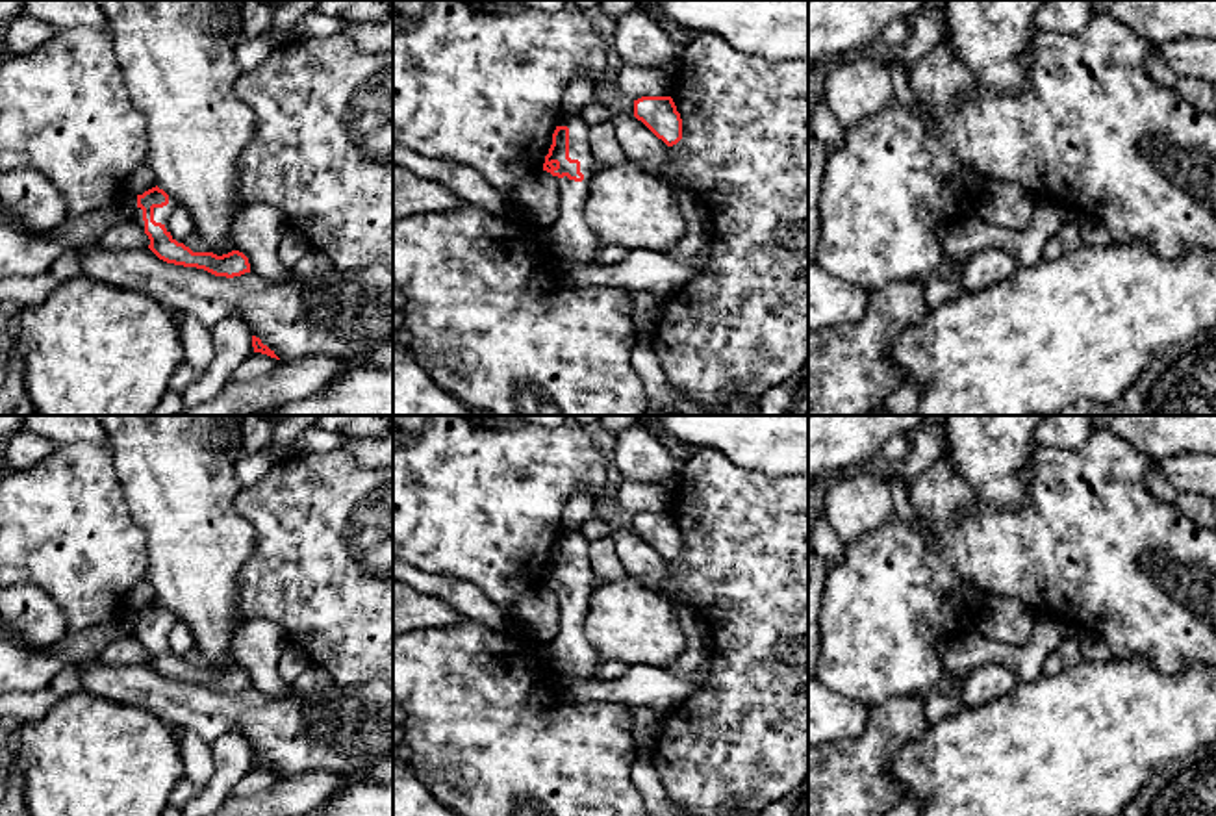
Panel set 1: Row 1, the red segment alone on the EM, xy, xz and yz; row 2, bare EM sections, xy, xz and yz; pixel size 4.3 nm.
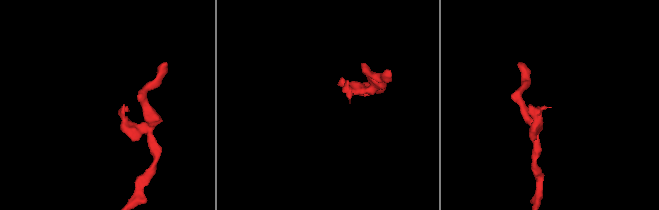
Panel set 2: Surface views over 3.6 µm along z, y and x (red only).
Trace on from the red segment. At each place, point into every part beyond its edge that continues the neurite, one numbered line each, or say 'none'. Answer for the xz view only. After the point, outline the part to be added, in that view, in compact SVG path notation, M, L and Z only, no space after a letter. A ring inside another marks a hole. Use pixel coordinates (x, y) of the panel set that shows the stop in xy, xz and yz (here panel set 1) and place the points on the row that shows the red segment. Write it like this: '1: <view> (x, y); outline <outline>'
1: xz (571, 238); outline M562 115L558 126L569 128L569 158L580 161L584 180L575 182L567 176L554 176L560 187L560 215L549 228L552 254L575 263L595 263L595 256L602 245L589 230L582 211L595 165L589 150L589 126L580 115Z

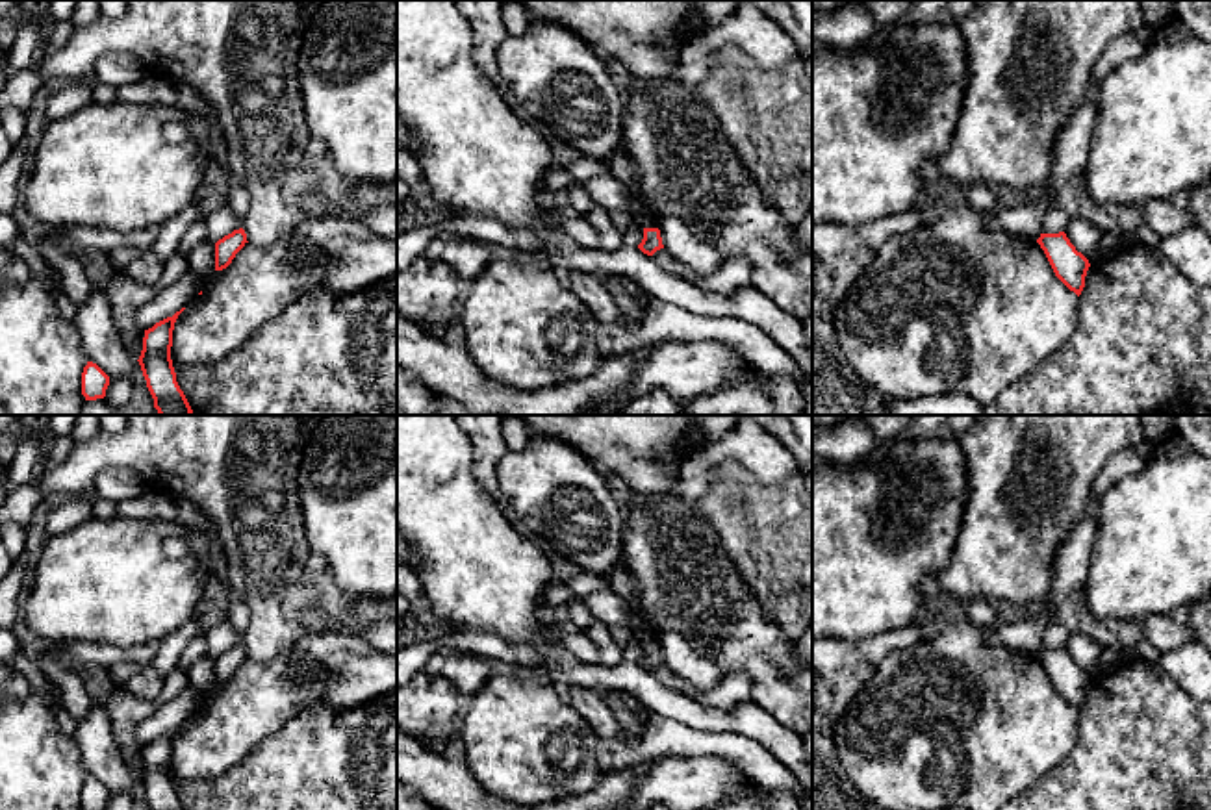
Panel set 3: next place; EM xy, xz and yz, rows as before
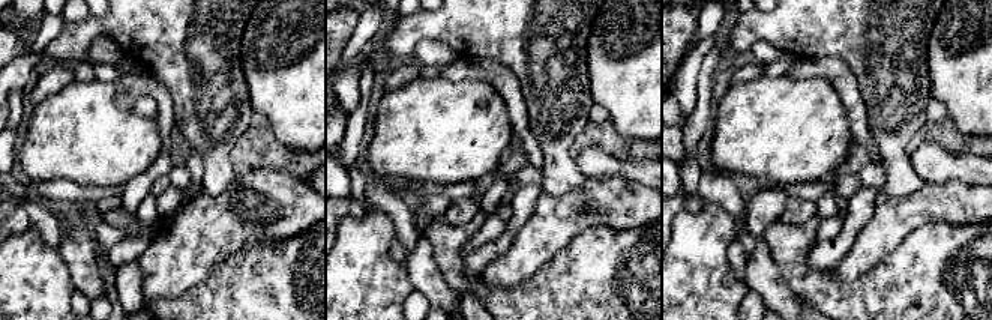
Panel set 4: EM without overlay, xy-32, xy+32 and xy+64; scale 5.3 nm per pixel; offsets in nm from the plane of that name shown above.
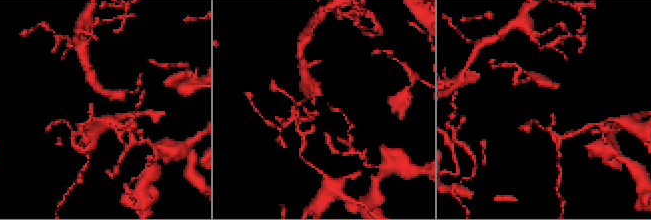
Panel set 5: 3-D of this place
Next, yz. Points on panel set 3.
none

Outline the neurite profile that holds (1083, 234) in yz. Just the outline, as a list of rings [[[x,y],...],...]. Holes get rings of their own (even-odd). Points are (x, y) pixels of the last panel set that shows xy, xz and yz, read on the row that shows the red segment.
[[[1072,217],[1064,230],[1070,243],[1081,252],[1087,259],[1096,254],[1096,247],[1103,232],[1089,219]]]

